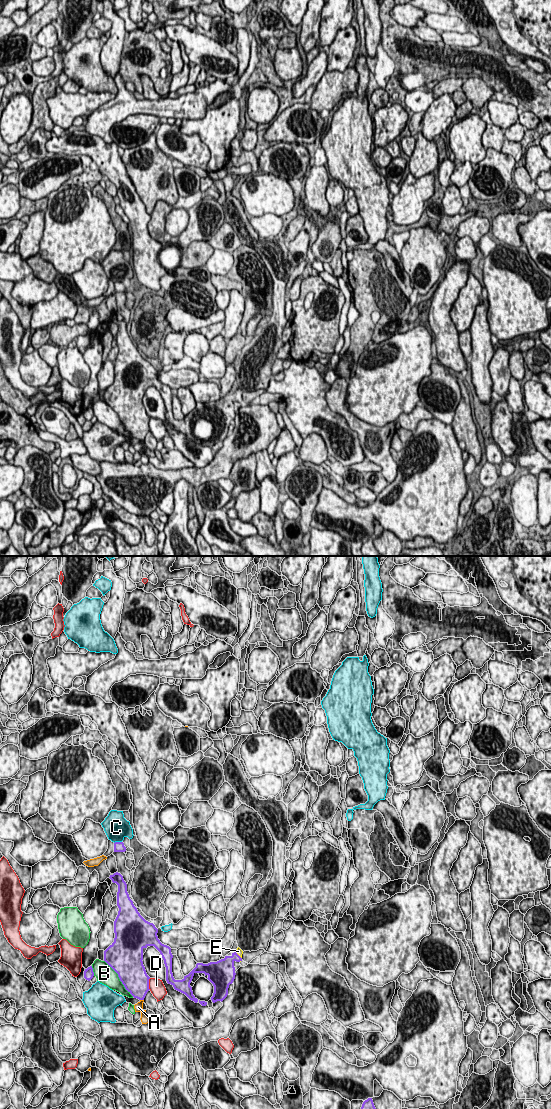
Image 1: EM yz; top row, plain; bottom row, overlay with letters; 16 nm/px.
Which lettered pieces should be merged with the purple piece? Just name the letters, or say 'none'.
E

